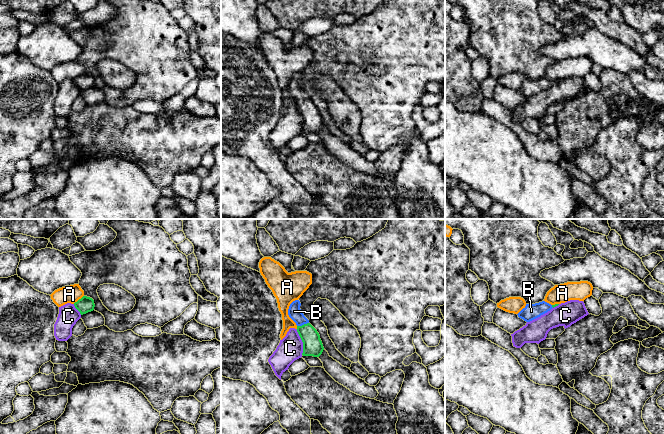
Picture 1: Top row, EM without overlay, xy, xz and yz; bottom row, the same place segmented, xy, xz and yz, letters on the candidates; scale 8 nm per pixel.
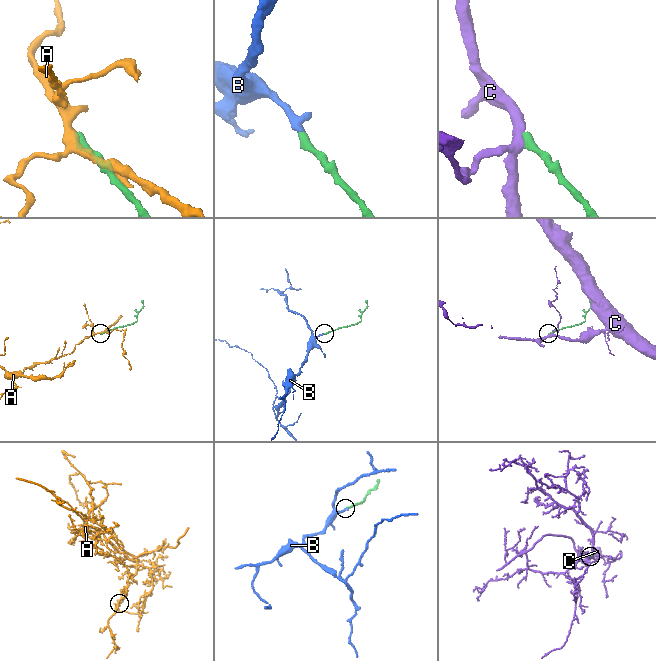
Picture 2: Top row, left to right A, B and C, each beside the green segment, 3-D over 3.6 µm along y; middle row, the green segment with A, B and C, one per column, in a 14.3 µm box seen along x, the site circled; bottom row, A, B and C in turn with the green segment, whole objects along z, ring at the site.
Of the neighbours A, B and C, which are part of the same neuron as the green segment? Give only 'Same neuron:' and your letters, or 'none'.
Same neuron: B

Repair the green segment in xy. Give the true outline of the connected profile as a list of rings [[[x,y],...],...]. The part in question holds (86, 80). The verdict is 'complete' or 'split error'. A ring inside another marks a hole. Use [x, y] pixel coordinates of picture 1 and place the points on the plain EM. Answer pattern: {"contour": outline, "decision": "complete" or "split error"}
{"contour": [[[83,72],[81,75],[74,79],[74,82],[80,88],[80,90],[83,91],[93,87],[95,80],[92,74]]], "decision": "complete"}

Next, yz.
{"contour": [[[545,77],[535,80],[526,80],[526,82],[517,91],[524,97],[530,98],[558,81],[559,80],[551,81]]], "decision": "split error"}

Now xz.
{"contour": [[[299,76],[293,77],[289,82],[288,91],[296,99],[297,108],[303,118],[302,131],[319,133],[324,126],[320,111],[301,88],[300,82]]], "decision": "split error"}

